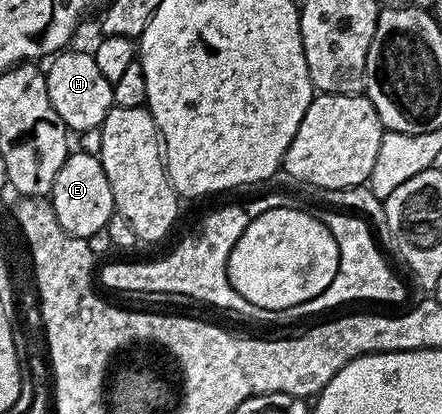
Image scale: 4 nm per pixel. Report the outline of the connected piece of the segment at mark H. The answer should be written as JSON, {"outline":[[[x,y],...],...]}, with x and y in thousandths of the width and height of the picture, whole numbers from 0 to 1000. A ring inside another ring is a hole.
{"outline":[[[140,121],[109,147],[113,155],[102,174],[102,196],[115,256],[124,256],[124,275],[133,275],[149,312],[181,324],[229,307],[247,263],[258,258],[256,205],[249,193],[233,188],[224,159],[215,159],[215,140],[199,123],[156,123]]]}

